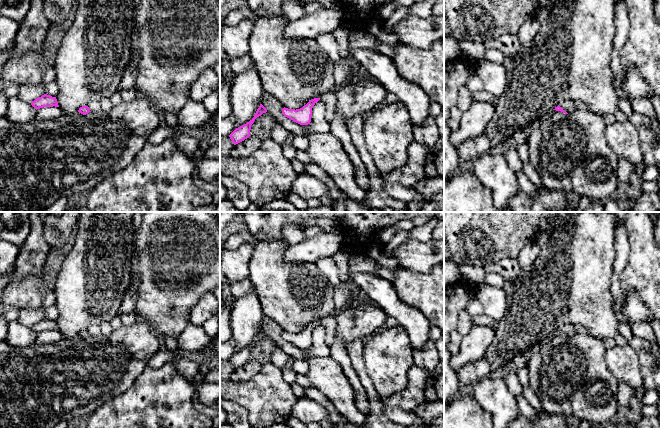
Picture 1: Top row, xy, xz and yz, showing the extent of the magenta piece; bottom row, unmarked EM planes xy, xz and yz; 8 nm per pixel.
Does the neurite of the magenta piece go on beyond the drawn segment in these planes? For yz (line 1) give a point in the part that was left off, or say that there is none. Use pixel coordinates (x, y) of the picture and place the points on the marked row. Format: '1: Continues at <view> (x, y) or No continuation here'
1: No continuation here

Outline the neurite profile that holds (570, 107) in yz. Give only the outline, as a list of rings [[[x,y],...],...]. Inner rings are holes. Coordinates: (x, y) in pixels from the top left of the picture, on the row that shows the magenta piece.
[[[567,101],[561,104],[561,108],[568,114],[572,114],[577,111],[588,110],[587,105],[582,101]]]

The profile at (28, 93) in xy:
[[[44,83],[37,85],[20,85],[18,97],[26,102],[32,102],[45,94]]]

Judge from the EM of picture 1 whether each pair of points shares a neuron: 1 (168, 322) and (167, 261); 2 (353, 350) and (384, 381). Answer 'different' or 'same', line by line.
1: same
2: different

